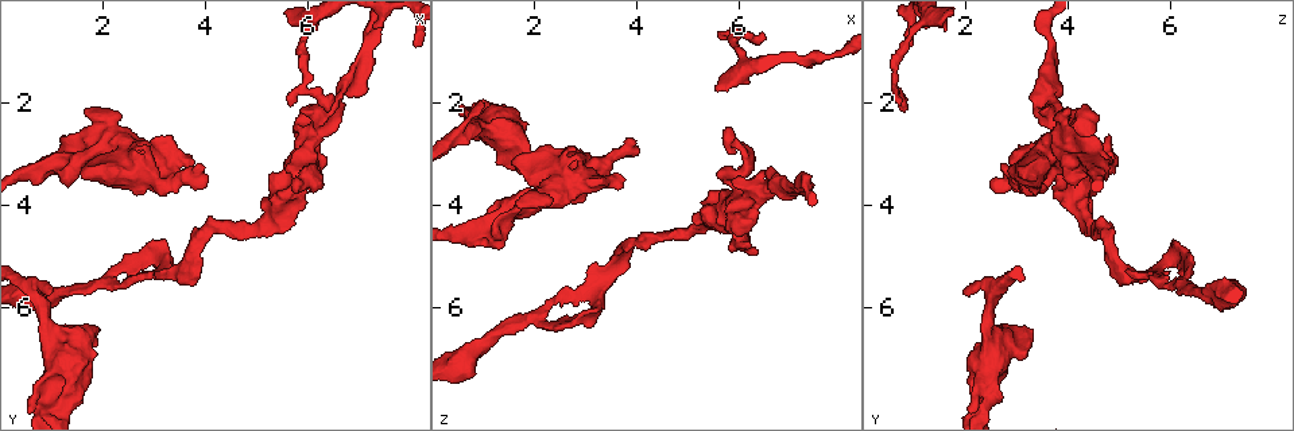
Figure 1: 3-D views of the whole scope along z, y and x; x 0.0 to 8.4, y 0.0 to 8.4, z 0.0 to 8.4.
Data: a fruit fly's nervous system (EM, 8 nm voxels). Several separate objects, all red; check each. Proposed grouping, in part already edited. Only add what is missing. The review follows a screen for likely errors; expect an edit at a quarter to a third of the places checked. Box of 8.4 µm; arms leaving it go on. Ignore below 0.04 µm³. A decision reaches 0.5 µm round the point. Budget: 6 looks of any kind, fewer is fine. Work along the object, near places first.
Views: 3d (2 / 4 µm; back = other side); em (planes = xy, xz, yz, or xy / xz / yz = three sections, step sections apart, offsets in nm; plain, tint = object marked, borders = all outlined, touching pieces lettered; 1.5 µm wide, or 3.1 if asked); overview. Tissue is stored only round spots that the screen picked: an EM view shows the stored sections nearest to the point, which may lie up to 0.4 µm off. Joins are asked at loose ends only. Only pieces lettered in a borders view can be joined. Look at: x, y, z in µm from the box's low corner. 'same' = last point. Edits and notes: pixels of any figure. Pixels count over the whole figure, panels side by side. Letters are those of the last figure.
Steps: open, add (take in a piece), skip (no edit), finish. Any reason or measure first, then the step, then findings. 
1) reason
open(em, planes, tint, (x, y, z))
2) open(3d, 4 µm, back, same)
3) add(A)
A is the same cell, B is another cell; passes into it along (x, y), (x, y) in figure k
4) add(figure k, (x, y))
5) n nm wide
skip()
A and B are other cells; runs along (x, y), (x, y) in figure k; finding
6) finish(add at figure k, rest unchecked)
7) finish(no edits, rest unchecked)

an open end
open(em, yz, step 4, borders, (0.95, 5.70, 1.95))

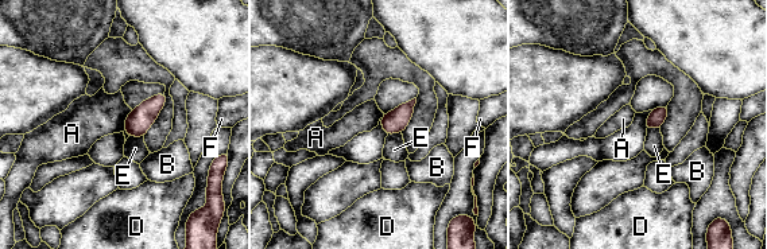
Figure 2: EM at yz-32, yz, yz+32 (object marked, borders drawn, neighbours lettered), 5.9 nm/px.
100 nm wide
skip()
A, B, D, E and F are other cells; no lettered piece goes on from it

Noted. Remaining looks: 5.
thin end
open(3d, 4 µm, (5.70, 3.80, 2.65))

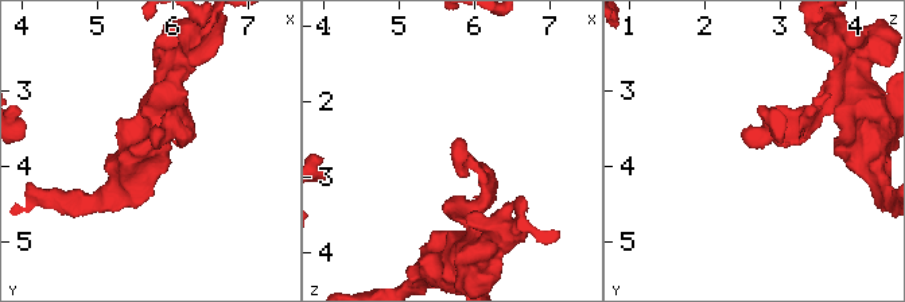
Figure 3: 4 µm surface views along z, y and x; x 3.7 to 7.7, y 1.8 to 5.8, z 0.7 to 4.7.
open(em, planes, tint, (5.75, 3.80, 2.65))

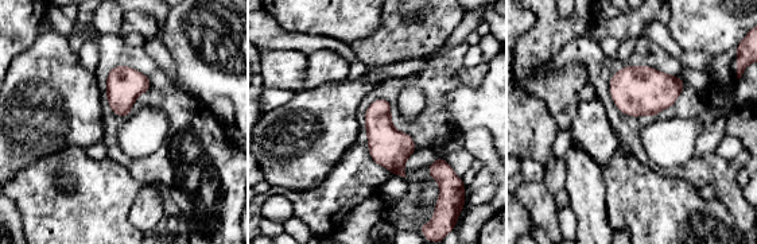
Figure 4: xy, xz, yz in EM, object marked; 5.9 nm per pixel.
open(em, planes, borders, same)

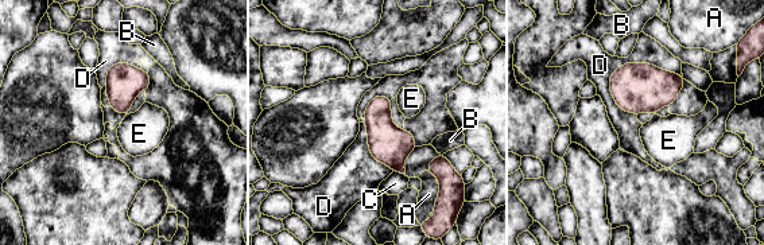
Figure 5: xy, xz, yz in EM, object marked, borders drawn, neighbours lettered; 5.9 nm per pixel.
160 nm wide
skip()
A, B, C, D and E are other cells; border along (682, 74), (624, 63), (608, 85) in figure 5; no lettered piece goes on from it

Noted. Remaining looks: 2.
open(em, planes, plain, (6.15, 2.70, 4.75))

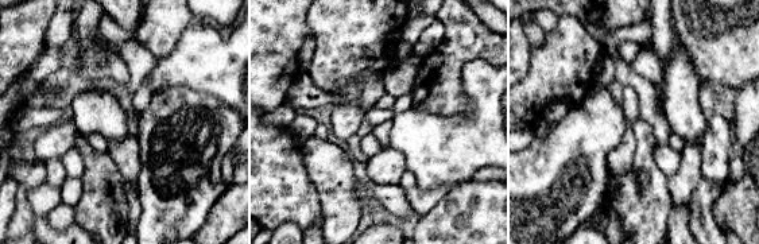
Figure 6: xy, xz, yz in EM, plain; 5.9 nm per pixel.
see the neighbours
open(em, planes, borders, same)

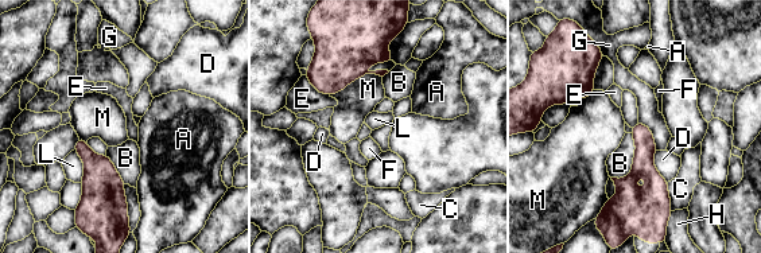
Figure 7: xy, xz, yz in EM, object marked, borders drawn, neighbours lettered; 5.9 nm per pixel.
skip()
A, B, C, D, E, F, G, H, L and M are other cells; border along (74, 148), (84, 166), (80, 182) in figure 7; none of them fits

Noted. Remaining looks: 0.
finish(no edits, rest unchecked)

